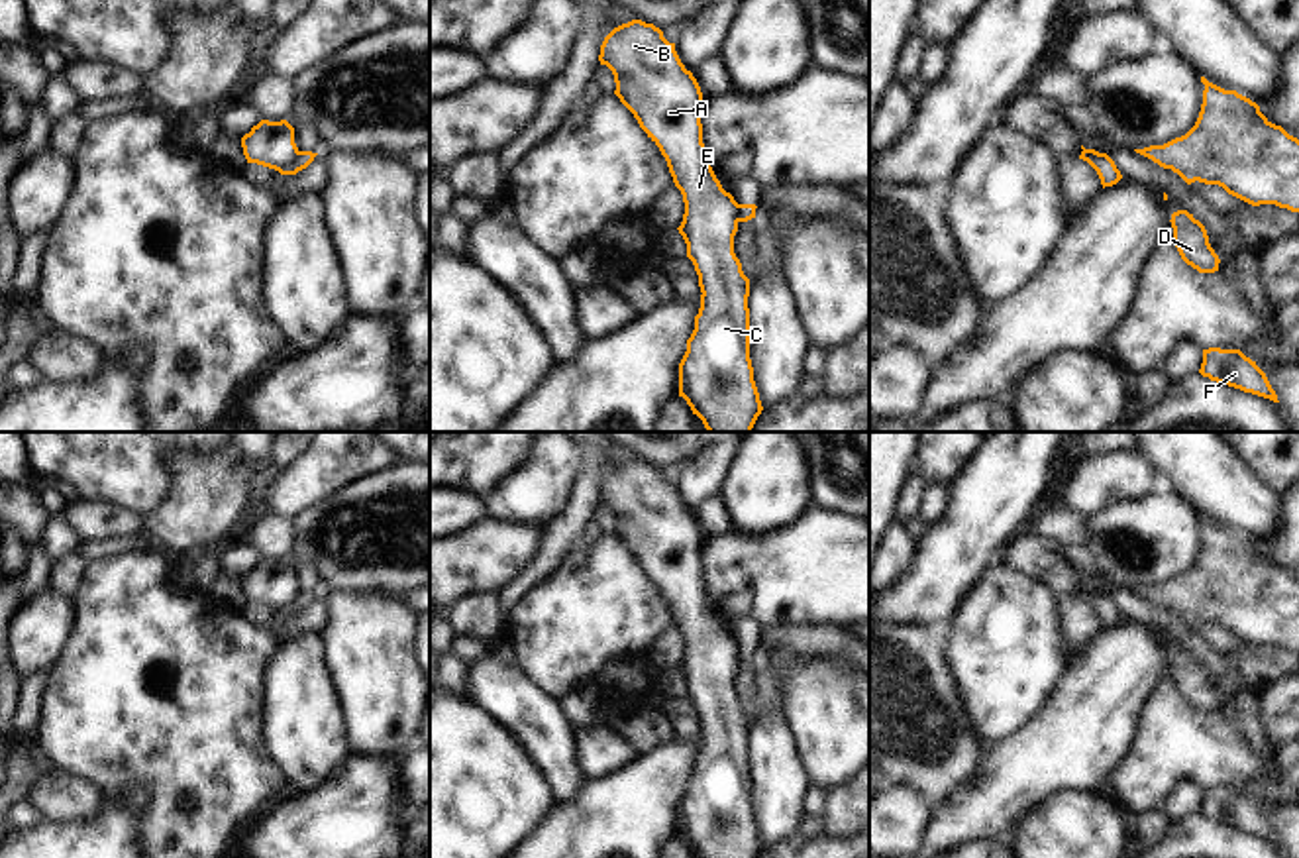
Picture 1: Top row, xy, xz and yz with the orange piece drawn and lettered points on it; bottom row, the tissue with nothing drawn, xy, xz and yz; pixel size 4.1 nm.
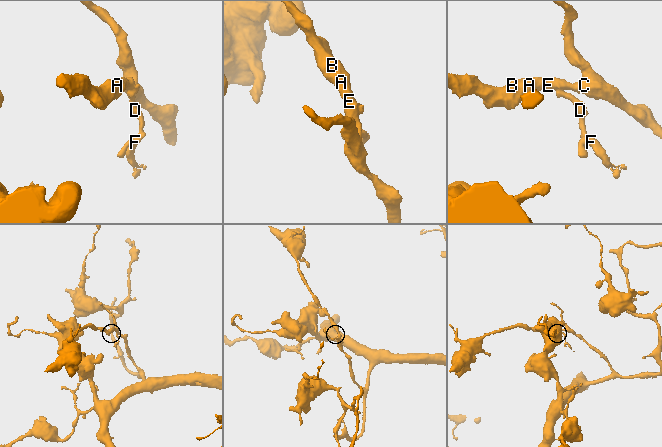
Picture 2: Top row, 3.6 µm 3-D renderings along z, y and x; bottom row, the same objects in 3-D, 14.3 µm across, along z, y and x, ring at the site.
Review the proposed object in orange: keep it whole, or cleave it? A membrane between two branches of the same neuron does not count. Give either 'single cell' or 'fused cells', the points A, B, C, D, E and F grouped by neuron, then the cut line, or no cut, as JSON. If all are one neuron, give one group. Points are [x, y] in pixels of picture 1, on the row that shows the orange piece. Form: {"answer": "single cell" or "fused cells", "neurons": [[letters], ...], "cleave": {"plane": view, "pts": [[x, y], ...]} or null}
{"answer": "fused cells", "neurons": [["A", "B", "C", "E"], ["D", "F"]], "cleave": {"plane": "xy", "pts": [[299, 152], [275, 169]]}}

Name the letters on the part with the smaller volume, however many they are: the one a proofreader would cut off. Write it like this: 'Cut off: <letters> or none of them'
Cut off: D, F

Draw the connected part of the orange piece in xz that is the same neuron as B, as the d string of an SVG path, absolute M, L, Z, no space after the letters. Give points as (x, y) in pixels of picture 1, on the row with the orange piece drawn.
M642 20L614 27L600 45L598 61L614 75L614 94L659 147L685 202L677 230L687 243L687 257L695 265L702 295L695 330L679 363L679 397L708 432L752 432L763 406L750 359L750 279L734 253L738 202L722 188L704 153L701 86L681 63L675 43L669 43L659 27Z

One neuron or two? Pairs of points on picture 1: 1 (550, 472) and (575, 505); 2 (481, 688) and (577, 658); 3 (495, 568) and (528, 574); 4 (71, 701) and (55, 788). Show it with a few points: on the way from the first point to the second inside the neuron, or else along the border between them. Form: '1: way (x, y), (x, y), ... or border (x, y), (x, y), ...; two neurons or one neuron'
1: border (581, 452), (581, 468), (568, 503), (544, 523); two neurons
2: border (517, 664), (554, 699); two neurons
3: border (542, 531), (536, 554), (499, 593); two neurons
4: border (53, 768), (85, 778), (101, 790); two neurons

